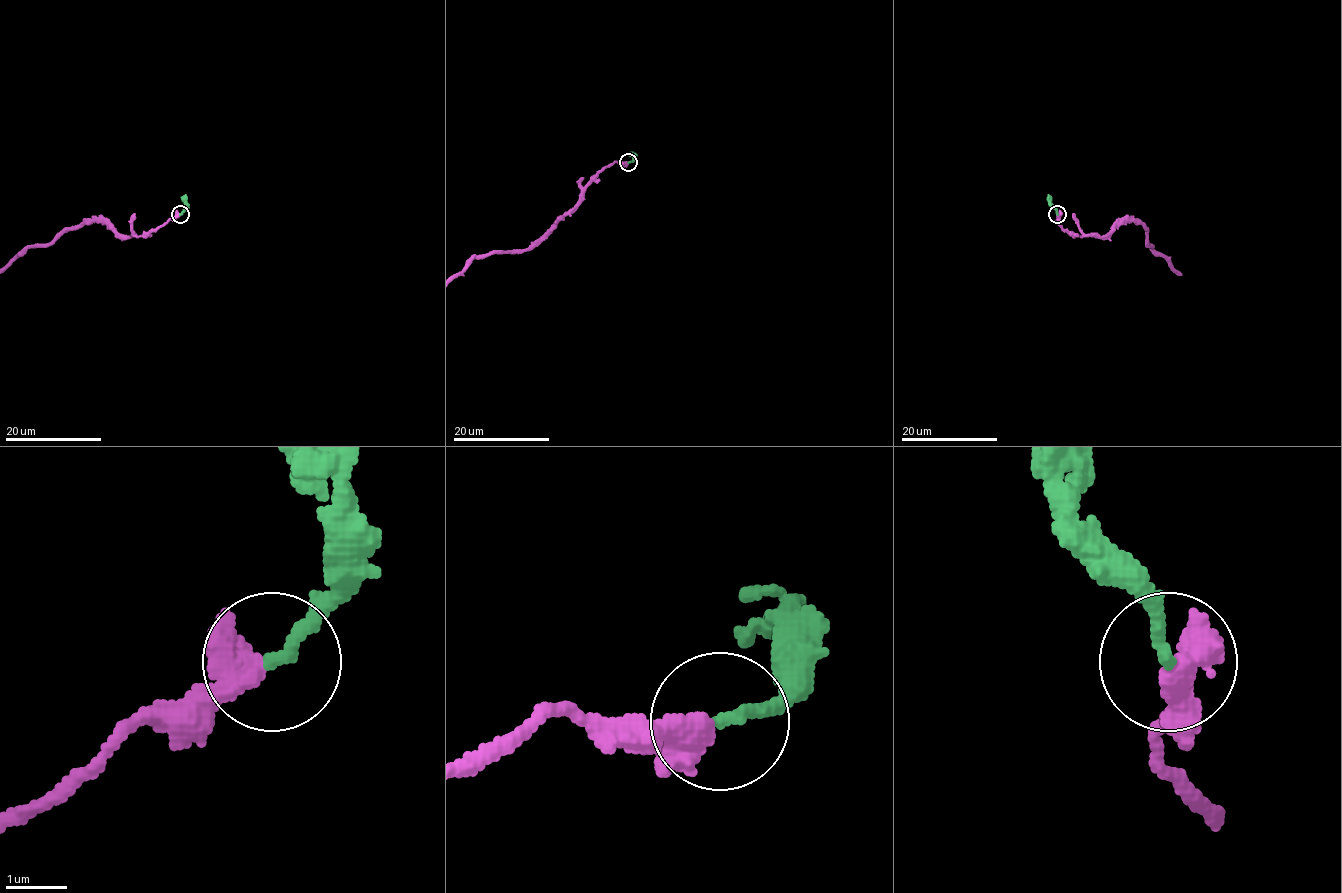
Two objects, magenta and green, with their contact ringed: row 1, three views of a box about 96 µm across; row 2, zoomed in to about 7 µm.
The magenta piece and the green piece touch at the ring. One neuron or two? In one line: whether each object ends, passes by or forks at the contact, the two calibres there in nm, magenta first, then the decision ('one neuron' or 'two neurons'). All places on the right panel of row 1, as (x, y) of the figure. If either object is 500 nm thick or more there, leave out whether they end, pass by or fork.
magenta ends | green ends | 460/200 nm | one neuron

